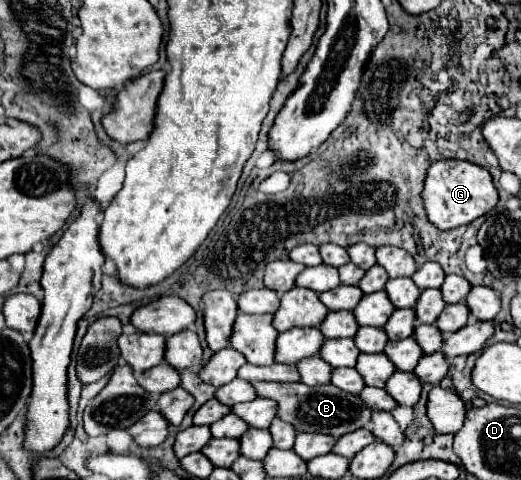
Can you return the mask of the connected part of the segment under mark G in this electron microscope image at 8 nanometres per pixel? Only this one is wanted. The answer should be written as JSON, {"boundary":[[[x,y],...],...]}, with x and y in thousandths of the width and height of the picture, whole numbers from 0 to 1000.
{"boundary":[[[848,331],[825,340],[814,373],[810,415],[814,415],[821,460],[837,477],[860,481],[860,477],[898,469],[910,456],[944,440],[948,427],[956,423],[956,398],[944,381],[944,365],[929,348],[883,331]]]}

